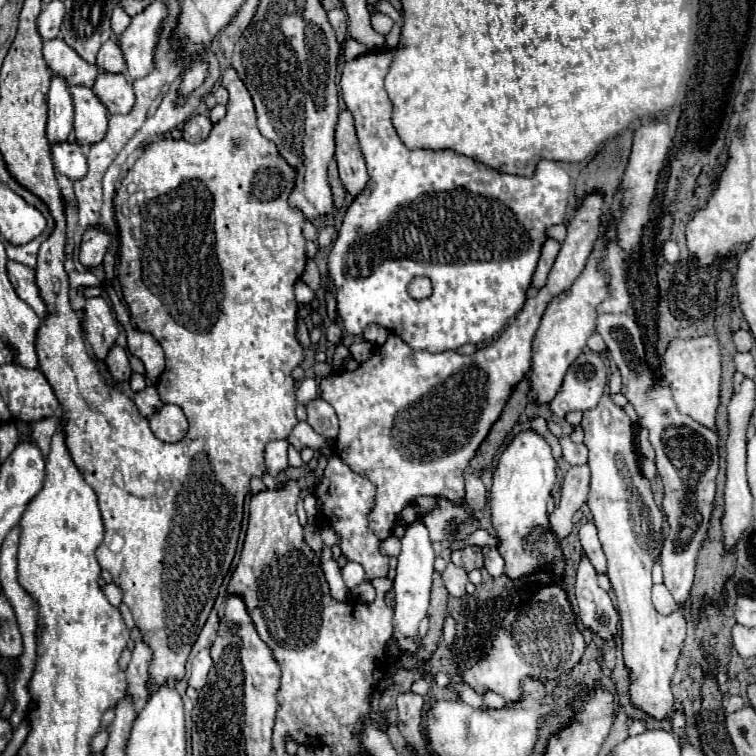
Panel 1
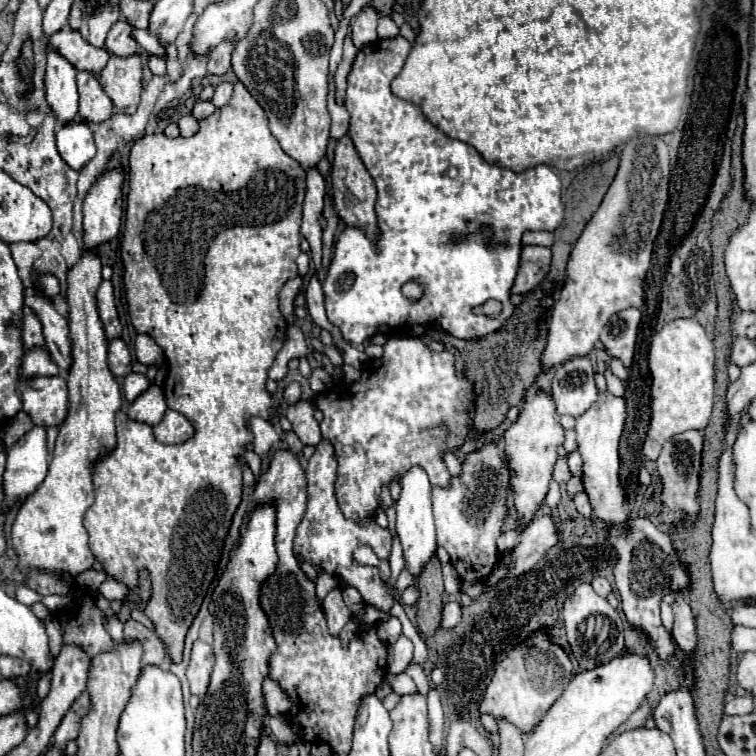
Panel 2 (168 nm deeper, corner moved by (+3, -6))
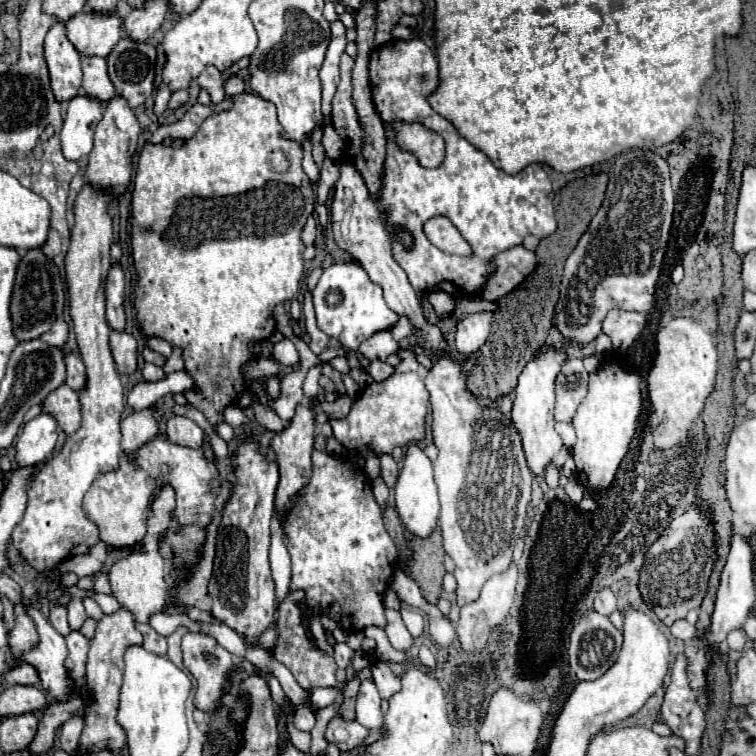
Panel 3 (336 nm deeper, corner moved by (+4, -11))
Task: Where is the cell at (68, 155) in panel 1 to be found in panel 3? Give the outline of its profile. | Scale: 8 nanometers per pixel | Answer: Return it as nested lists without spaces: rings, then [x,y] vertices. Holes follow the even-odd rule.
[[[77,94],[65,104],[61,146],[67,160],[79,160],[93,150],[93,132],[103,118],[103,102],[89,94]]]

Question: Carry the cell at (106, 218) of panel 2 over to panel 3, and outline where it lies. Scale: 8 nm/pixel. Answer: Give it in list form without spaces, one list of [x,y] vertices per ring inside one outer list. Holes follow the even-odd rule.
[[[113,96],[107,106],[103,120],[95,128],[95,144],[89,154],[89,166],[87,166],[87,180],[95,186],[107,188],[109,194],[121,194],[127,184],[131,182],[133,172],[133,156],[137,150],[141,126],[137,120],[137,112],[127,104],[123,96]]]

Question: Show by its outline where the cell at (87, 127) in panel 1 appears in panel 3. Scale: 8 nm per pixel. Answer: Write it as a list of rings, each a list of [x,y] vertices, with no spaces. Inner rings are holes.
[[[85,56],[83,58],[83,92],[97,96],[99,100],[107,102],[115,96],[115,86],[107,74],[107,58],[101,56]]]

